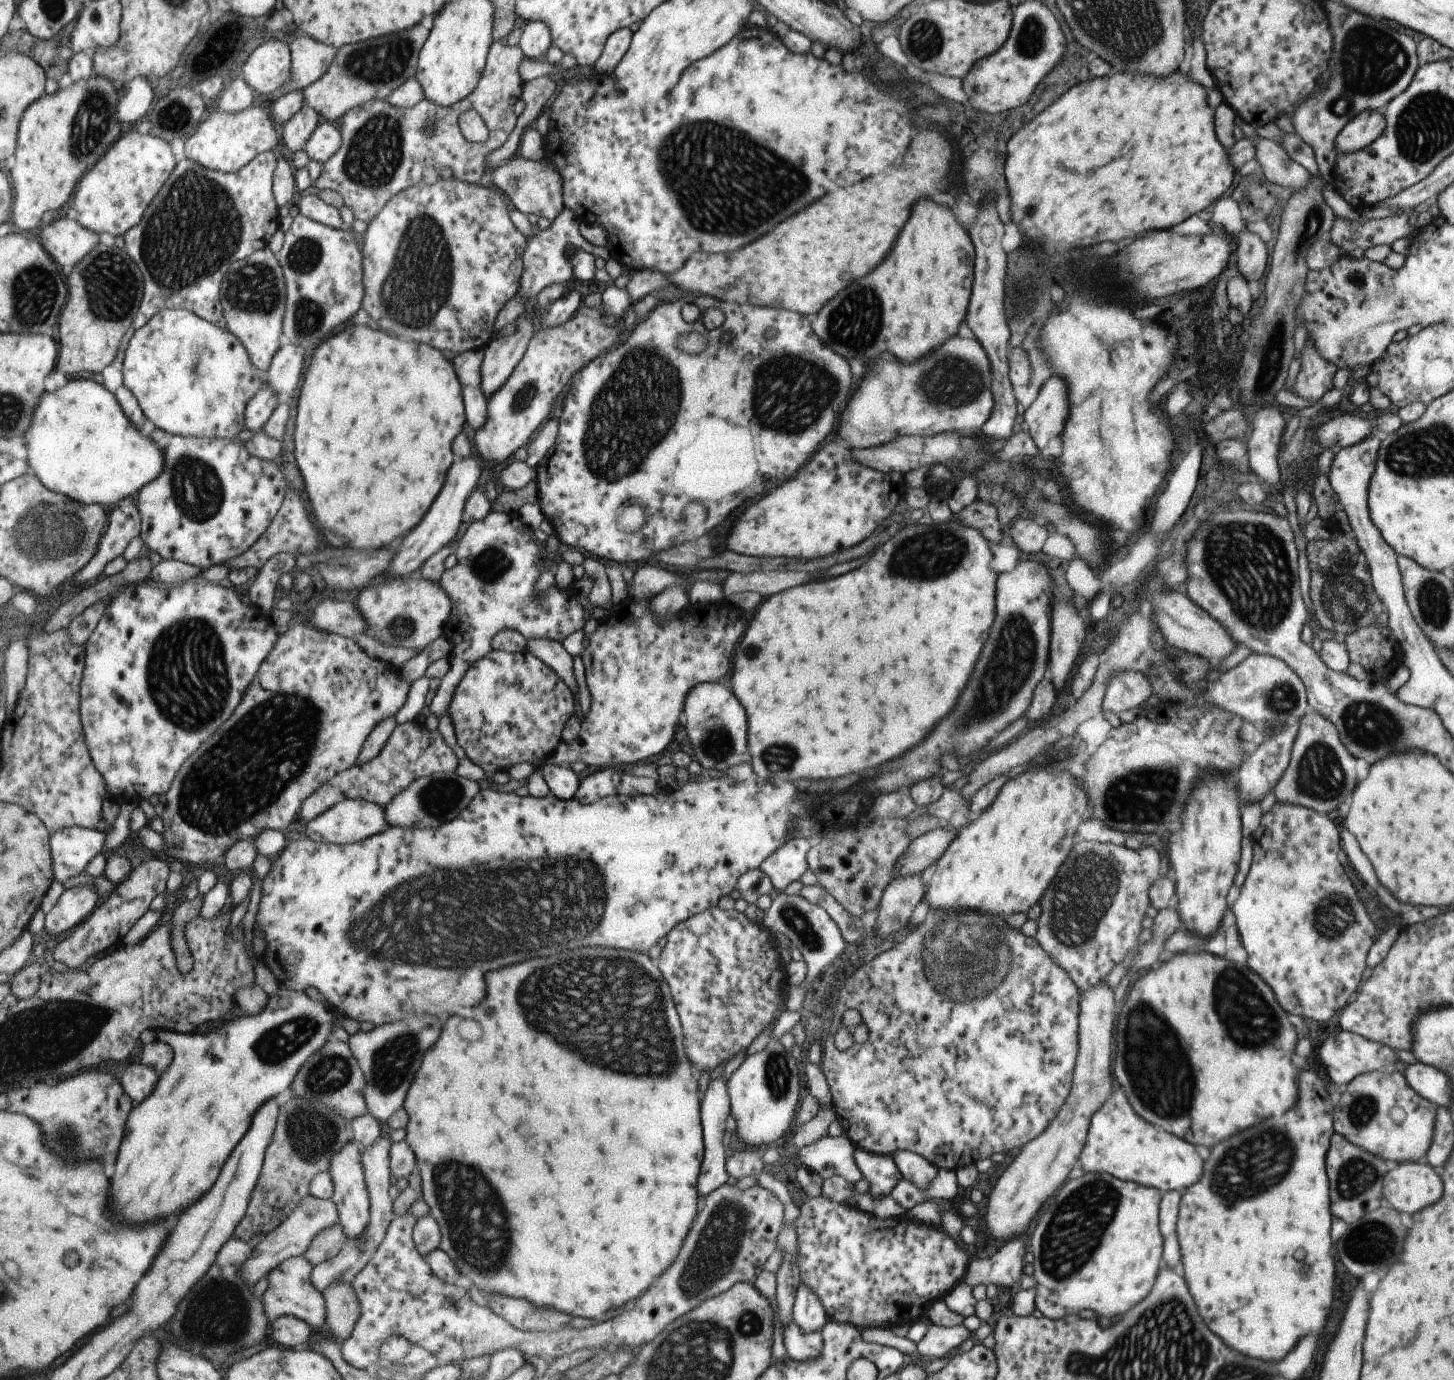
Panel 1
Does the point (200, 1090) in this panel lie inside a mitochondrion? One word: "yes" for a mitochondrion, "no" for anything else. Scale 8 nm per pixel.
no

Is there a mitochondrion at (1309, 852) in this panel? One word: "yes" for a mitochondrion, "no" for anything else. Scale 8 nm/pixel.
no

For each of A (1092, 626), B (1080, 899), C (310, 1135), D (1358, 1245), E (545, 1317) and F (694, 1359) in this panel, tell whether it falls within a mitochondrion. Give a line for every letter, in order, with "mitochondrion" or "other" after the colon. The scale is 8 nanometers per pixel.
A: other
B: mitochondrion
C: mitochondrion
D: mitochondrion
E: mitochondrion
F: mitochondrion

